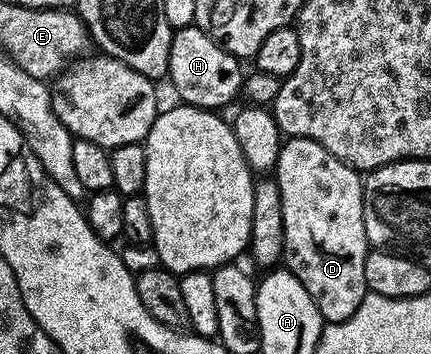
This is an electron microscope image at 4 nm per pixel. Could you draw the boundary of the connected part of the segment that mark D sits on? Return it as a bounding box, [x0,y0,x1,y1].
[273,138,369,323]

